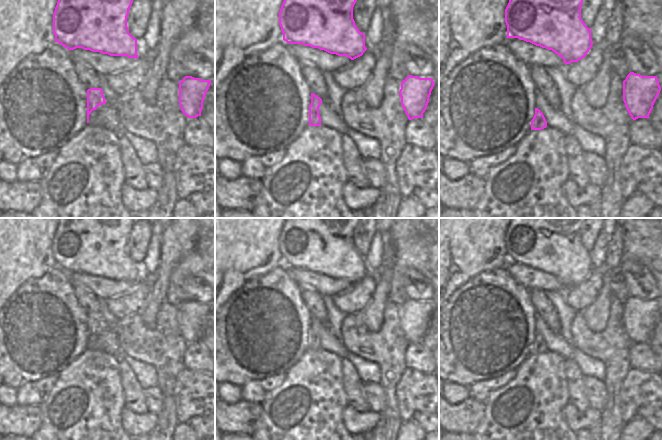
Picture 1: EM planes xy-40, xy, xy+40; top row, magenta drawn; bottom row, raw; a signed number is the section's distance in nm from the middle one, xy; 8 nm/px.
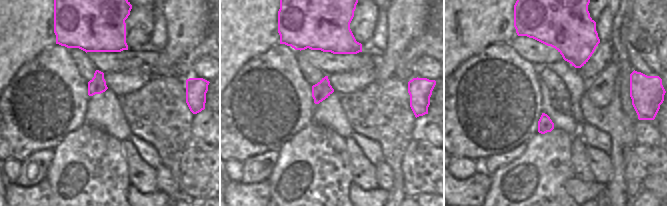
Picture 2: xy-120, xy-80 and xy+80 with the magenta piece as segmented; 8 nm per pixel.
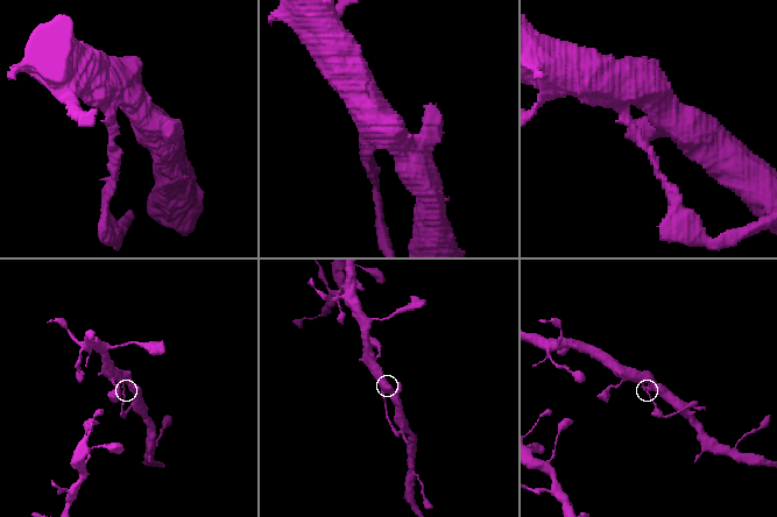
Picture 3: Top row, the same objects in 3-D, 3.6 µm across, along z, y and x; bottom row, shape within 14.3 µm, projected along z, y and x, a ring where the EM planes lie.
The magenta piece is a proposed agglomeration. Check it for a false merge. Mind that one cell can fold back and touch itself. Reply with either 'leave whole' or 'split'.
split

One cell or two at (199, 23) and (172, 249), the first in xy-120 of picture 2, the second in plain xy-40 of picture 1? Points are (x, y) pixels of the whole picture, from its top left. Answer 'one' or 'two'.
one

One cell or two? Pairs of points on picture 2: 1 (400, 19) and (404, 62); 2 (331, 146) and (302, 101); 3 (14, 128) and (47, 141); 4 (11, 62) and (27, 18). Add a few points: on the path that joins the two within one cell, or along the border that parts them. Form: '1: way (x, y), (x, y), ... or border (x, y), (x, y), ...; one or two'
1: border (419, 35), (402, 53), (394, 74); two
2: border (312, 122), (293, 136); two
3: way (22, 130), (37, 131), (39, 133); one
4: way (11, 51), (11, 34), (16, 29); one

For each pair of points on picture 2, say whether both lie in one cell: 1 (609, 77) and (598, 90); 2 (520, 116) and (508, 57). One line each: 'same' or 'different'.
1: same
2: same

